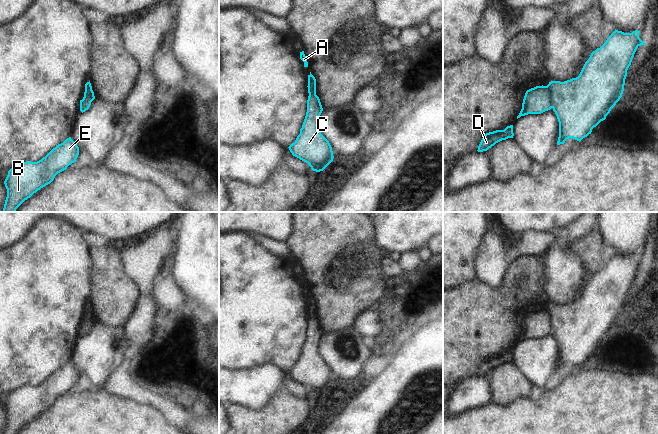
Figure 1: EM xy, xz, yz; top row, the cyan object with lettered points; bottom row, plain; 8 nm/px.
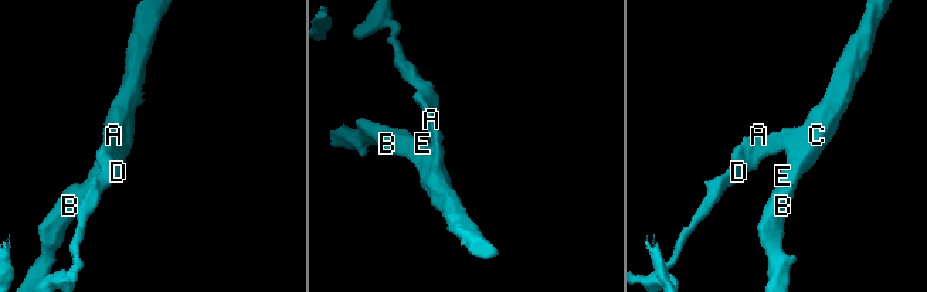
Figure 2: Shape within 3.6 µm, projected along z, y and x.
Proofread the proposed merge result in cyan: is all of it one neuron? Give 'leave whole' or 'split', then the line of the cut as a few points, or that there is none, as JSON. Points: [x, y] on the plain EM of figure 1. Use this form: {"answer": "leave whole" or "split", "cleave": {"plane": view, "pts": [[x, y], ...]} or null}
{"answer": "split", "cleave": {"plane": "yz", "pts": [[547, 309], [550, 315], [550, 326], [553, 331]]}}

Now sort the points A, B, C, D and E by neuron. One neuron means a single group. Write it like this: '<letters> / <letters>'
A D / B C E

